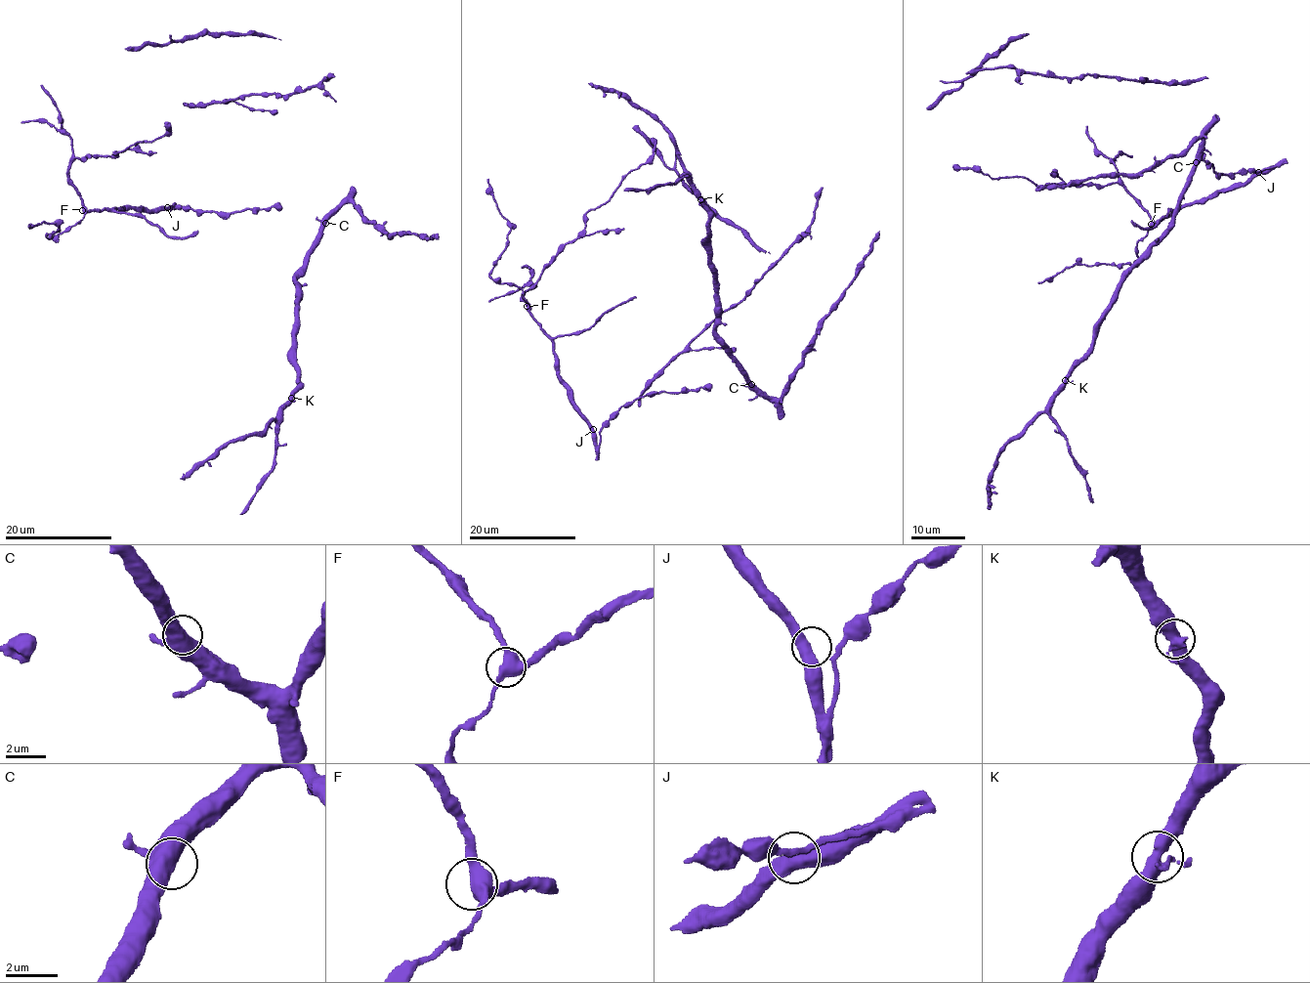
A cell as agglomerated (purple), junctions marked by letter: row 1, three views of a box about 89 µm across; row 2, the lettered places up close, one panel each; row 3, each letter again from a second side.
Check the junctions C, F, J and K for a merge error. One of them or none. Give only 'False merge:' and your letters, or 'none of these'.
False merge: none of these

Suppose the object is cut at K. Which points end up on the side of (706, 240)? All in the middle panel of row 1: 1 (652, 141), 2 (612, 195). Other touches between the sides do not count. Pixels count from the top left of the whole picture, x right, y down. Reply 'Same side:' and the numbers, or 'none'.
Same side: 1, 2

